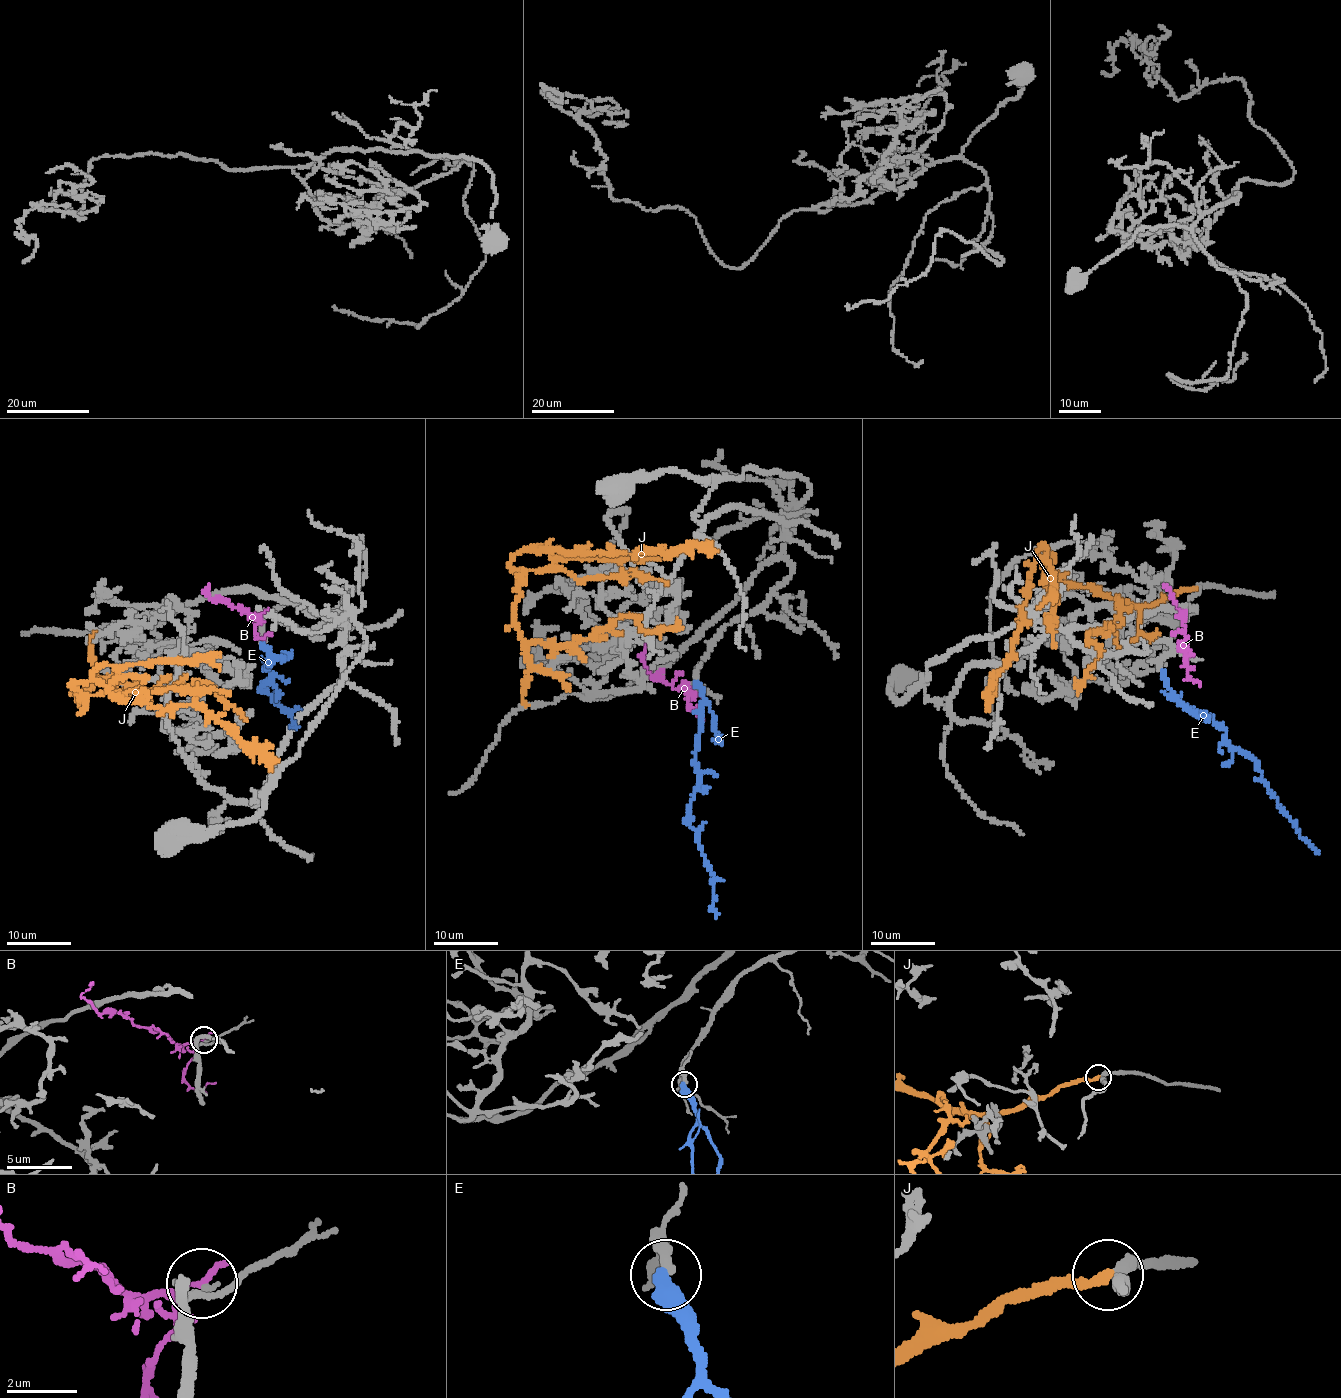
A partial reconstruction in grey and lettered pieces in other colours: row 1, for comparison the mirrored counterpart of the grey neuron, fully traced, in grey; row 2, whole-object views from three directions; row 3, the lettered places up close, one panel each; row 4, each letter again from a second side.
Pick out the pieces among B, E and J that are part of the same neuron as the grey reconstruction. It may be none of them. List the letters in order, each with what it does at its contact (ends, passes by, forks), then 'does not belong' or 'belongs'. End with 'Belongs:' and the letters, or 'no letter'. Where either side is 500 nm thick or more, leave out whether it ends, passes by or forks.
B: it passes by | does not belong
E: belongs
J: it ends | does not belong
Belongs: E

